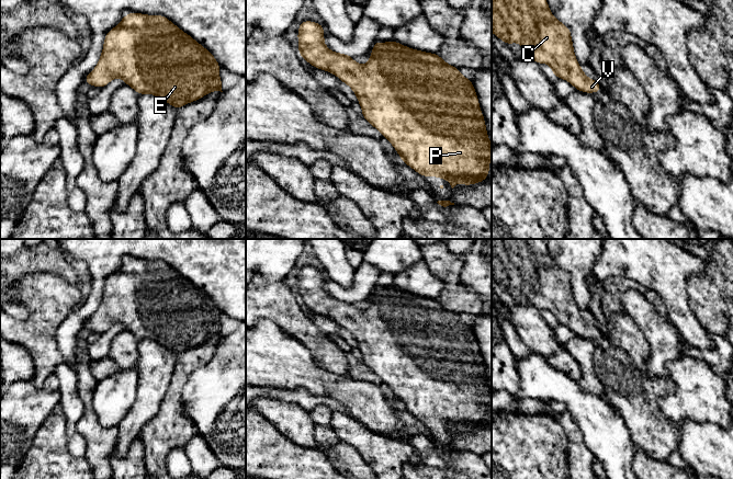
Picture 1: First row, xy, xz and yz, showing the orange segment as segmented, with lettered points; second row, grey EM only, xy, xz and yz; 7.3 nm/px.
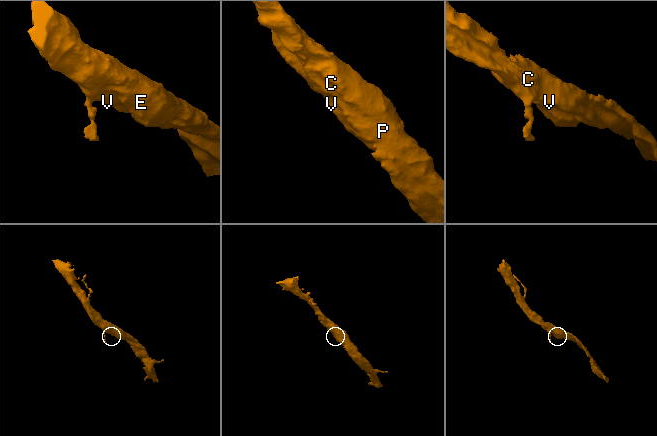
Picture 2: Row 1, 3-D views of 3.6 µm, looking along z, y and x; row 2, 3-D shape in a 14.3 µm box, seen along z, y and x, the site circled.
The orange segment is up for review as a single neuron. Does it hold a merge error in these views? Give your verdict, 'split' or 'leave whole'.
leave whole

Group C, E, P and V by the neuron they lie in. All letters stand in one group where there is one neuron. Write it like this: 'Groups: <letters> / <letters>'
Groups: C E P V

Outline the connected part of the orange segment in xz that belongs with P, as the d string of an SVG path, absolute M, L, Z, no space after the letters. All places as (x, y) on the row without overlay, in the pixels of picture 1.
M301 266L297 277L298 299L316 315L336 320L358 342L363 364L387 385L401 406L422 422L446 424L453 434L459 426L473 431L486 426L492 404L485 365L480 355L478 343L472 326L466 324L459 313L447 309L438 299L409 294L394 285L387 288L374 286L366 310L360 310L347 299L334 298L324 289L325 272L314 266Z

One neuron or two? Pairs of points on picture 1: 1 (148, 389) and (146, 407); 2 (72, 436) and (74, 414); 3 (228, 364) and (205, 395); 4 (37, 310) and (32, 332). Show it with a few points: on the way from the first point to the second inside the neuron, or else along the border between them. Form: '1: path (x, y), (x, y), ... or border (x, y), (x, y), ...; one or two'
1: path (148, 394), (147, 402); one
2: path (71, 431), (71, 420); one
3: path (228, 372), (213, 387); one
4: path (37, 316), (37, 327); one

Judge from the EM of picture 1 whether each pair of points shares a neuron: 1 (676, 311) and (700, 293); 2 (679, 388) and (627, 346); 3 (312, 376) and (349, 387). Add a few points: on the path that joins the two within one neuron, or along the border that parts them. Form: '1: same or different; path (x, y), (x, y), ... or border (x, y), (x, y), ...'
1: different; border (688, 276), (688, 305), (701, 324)
2: different; border (667, 379), (671, 391)
3: same; path (320, 381), (340, 387)

